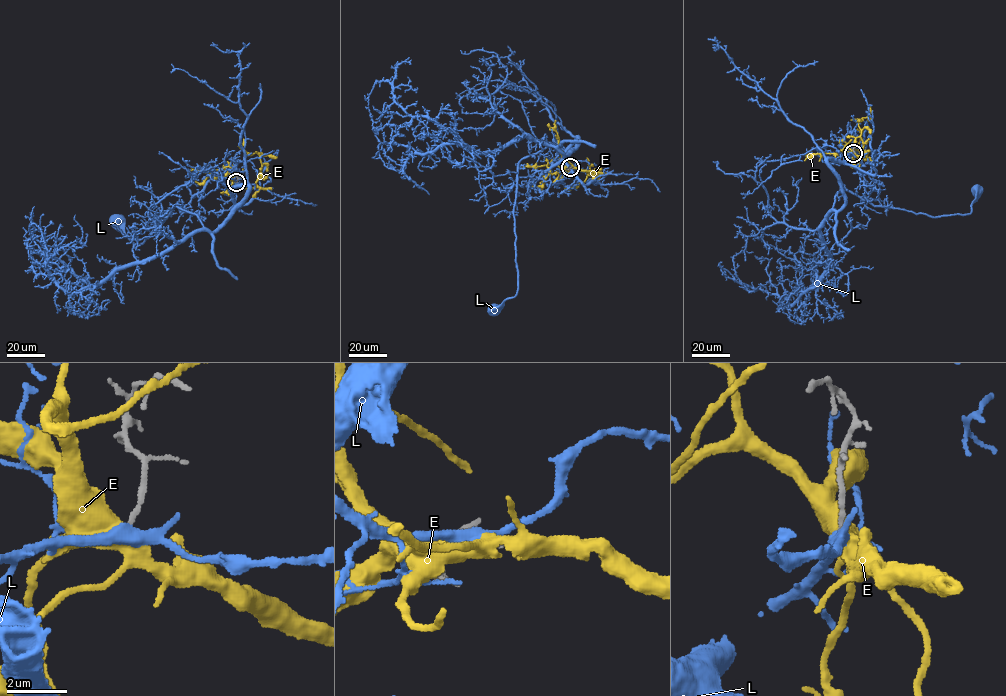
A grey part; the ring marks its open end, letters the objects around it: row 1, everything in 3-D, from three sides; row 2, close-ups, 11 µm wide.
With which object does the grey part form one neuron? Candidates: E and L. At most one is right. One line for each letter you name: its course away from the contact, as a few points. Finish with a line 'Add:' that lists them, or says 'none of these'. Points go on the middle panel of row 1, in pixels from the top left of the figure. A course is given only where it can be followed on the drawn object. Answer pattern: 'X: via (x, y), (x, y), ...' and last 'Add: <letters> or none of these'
L: via (570, 167), (560, 162), (577, 138), (566, 155), (548, 146), (519, 162), (513, 217), (518, 290), (494, 309)
Add: L

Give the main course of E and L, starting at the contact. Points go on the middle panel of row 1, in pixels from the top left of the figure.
E: (570, 167), (591, 171), (585, 172), (587, 175), (583, 182), (568, 190)
L: (570, 167), (560, 162), (577, 138), (566, 155), (548, 146), (519, 162), (513, 217), (518, 290), (494, 309)

